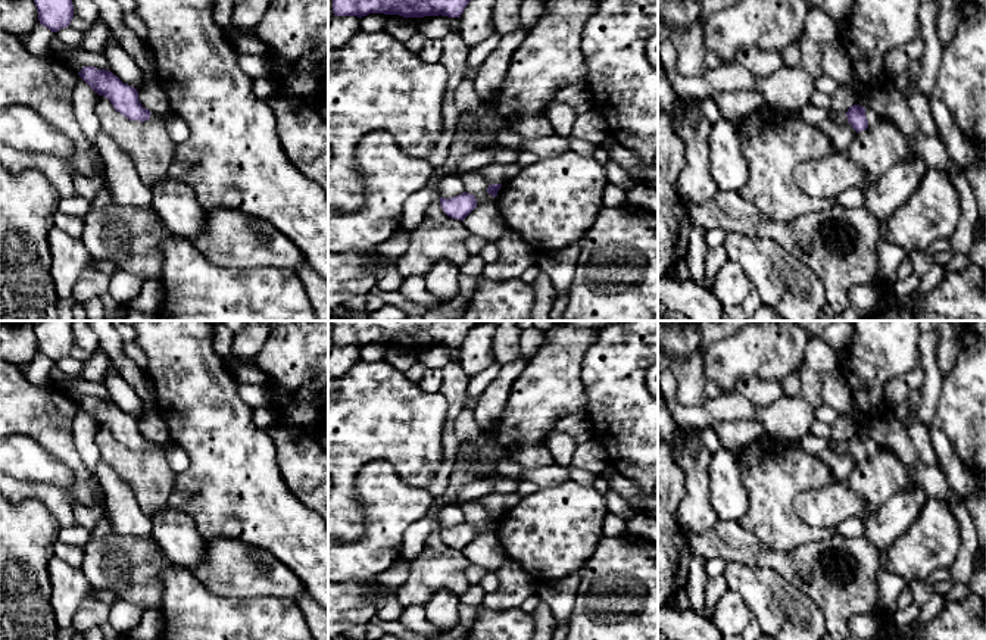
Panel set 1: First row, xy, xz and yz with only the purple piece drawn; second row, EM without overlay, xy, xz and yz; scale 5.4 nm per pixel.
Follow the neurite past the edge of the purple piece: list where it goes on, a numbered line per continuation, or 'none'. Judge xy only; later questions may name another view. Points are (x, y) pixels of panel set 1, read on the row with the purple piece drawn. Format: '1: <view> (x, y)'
1: xy (155, 116)

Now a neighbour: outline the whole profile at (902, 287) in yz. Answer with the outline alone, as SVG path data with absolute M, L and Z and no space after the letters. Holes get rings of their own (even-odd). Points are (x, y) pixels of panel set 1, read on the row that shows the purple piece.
M911 274L909 277L907 277L904 280L898 280L893 284L893 291L898 297L914 294L917 287L920 285L920 282L921 282L921 277Z

